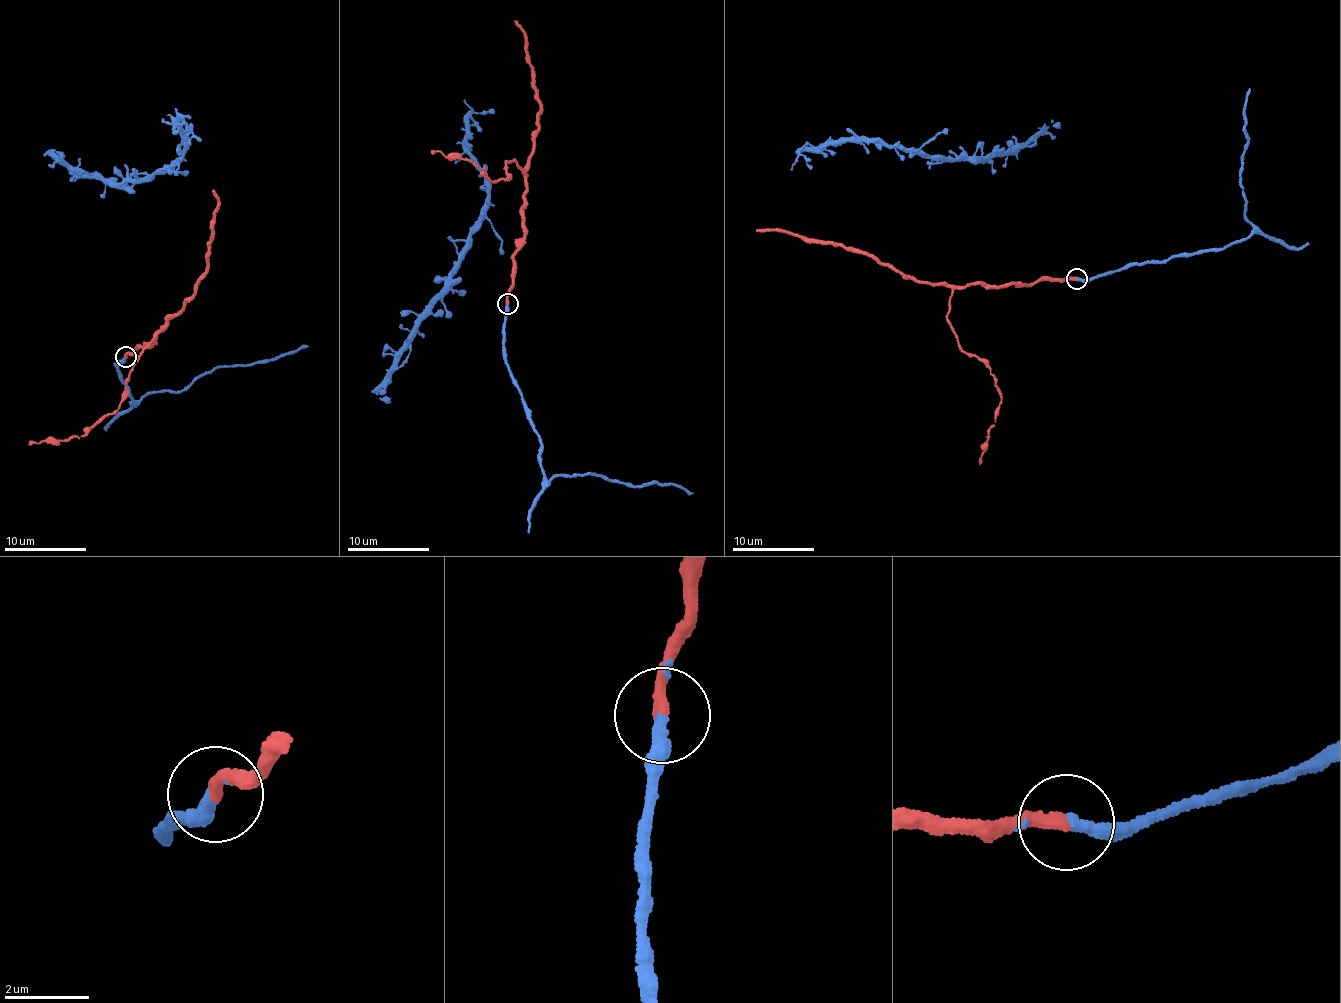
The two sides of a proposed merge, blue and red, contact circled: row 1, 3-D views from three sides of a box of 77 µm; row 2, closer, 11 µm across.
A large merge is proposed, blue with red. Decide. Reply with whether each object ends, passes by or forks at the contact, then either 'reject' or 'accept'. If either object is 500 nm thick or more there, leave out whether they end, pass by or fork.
blue passes by | red ends | accept

